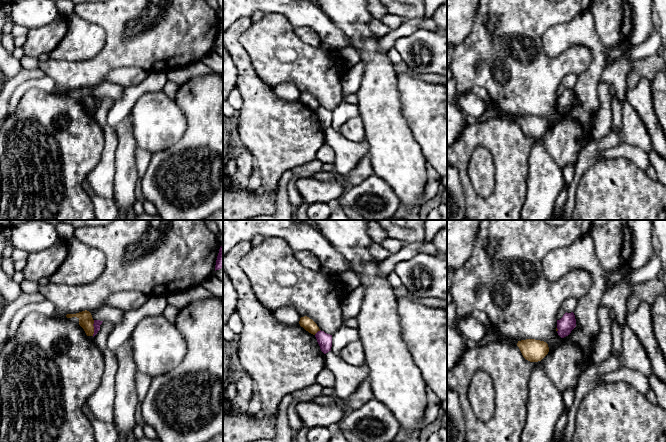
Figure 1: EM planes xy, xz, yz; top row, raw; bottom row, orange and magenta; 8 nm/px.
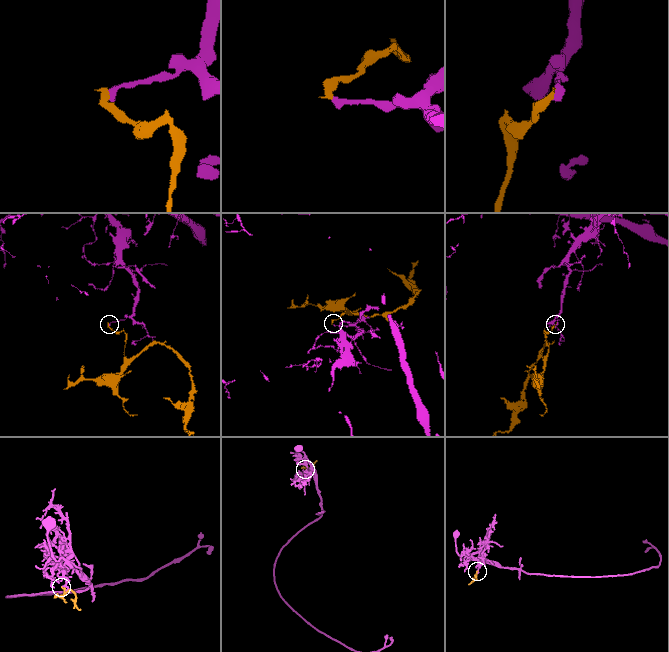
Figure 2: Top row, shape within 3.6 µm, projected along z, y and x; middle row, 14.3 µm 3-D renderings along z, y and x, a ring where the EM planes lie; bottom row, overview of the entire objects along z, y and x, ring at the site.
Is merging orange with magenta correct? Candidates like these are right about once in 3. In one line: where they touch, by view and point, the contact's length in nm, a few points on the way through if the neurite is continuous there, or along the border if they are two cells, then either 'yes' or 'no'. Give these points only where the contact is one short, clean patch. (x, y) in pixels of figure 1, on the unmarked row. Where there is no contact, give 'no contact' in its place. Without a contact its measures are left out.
xy (93, 104) | 130 nm | along xy (94, 96), (92, 111) | no

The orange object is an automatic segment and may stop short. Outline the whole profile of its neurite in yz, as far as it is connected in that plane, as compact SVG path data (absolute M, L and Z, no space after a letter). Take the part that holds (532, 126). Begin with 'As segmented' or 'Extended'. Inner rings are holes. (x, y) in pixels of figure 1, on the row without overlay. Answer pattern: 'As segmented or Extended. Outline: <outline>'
As segmented. Outline: M535 115L518 117L517 122L523 133L530 138L541 137L549 128L546 118Z

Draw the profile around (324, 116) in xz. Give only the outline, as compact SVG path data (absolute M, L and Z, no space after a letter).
M318 107L315 110L317 118L320 122L321 127L326 130L331 127L332 123L332 111L325 109L324 107Z

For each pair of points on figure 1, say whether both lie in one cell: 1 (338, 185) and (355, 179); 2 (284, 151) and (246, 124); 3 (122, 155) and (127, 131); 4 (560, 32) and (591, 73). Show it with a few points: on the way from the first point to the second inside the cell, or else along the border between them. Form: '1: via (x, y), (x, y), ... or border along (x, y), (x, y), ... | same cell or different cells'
1: border along (345, 176), (349, 186) | different cells
2: via (275, 142), (255, 124) | same cell
3: via (126, 149), (126, 137) | same cell
4: via (575, 34), (581, 34), (597, 50), (597, 58) | same cell

